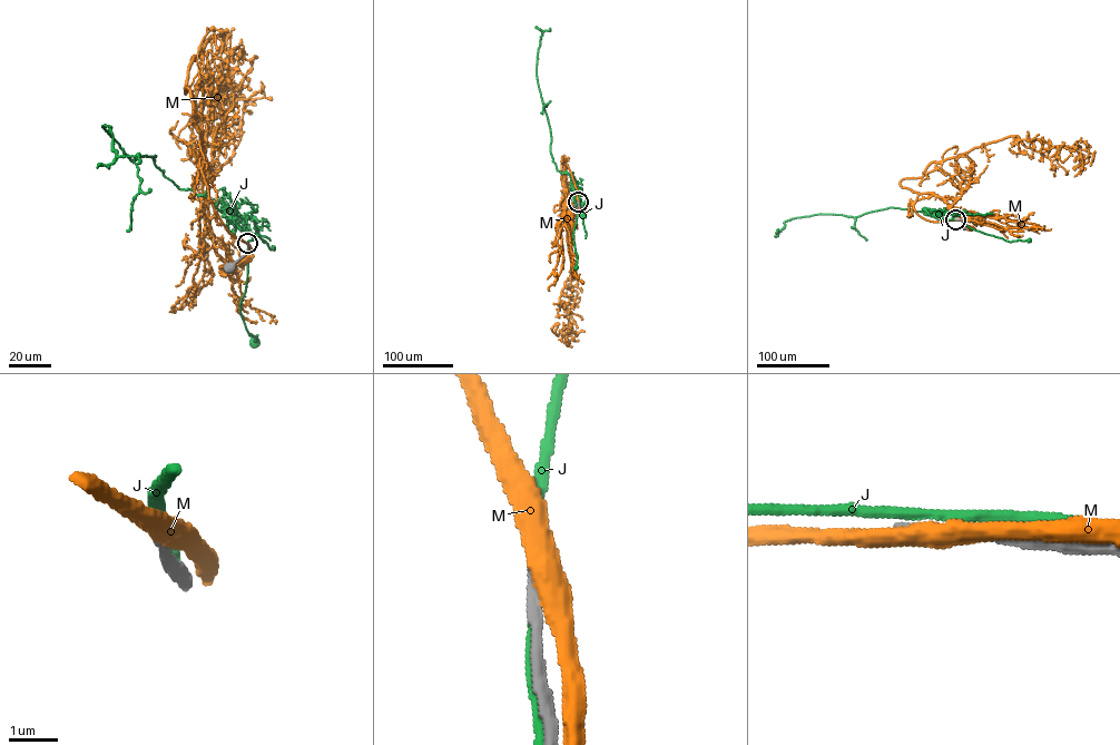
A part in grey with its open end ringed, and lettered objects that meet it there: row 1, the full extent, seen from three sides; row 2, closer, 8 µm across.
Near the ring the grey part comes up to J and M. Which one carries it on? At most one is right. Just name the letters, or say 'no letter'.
no letter

